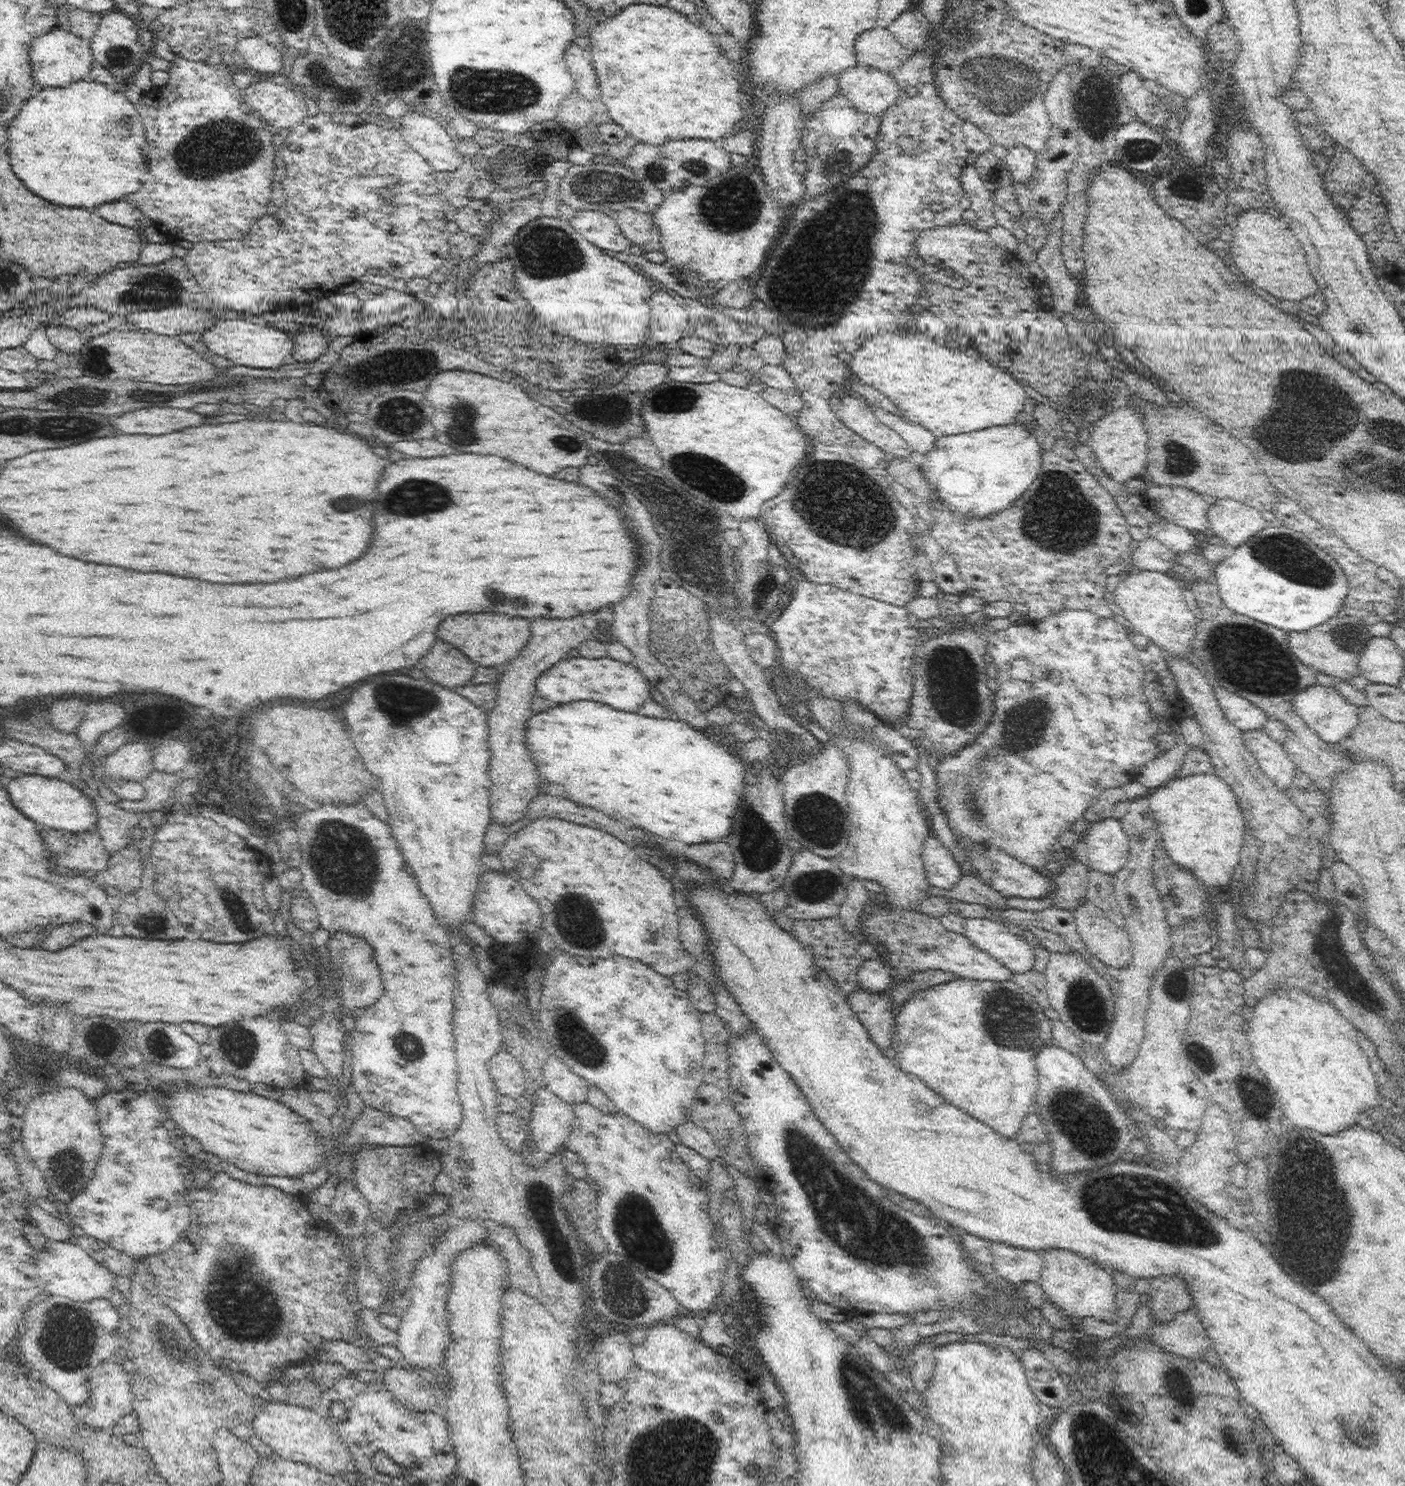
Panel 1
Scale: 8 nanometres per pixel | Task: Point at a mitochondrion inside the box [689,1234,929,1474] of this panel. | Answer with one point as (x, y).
(850, 1374)

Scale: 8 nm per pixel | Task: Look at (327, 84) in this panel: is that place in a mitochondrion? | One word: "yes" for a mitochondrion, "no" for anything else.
no

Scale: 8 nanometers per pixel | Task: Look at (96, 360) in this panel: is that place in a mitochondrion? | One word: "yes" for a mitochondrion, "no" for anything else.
yes

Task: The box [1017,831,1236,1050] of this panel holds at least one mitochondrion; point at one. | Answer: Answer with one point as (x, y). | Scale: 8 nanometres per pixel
(1090, 1013)

